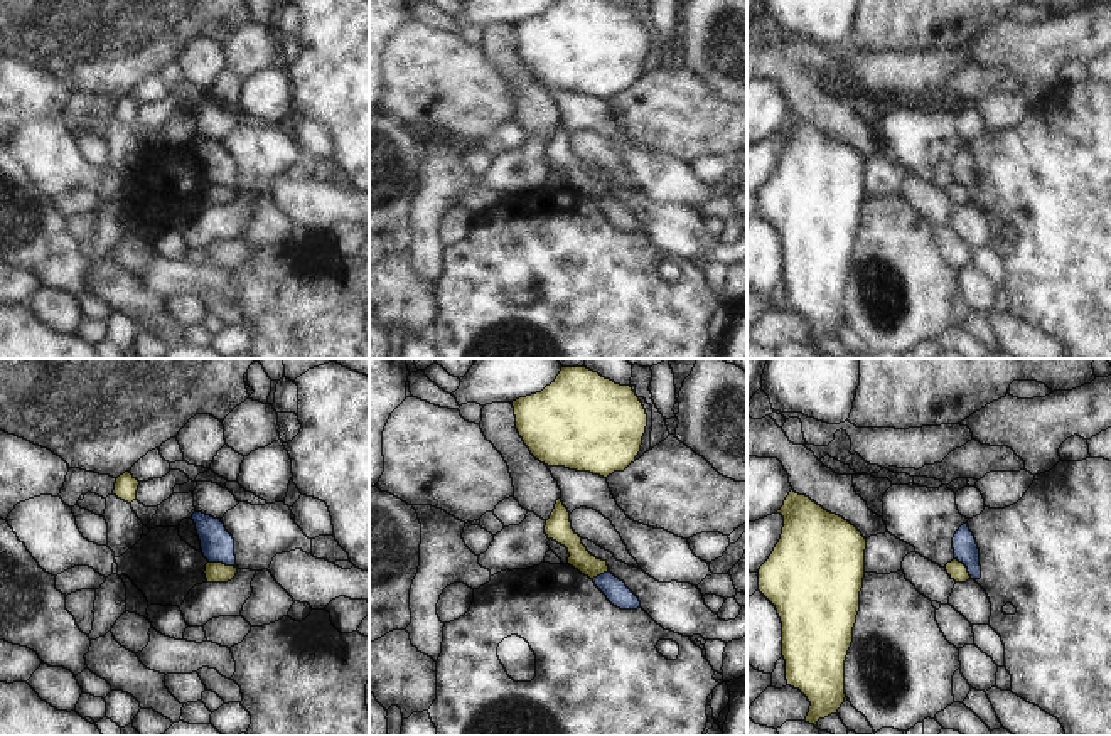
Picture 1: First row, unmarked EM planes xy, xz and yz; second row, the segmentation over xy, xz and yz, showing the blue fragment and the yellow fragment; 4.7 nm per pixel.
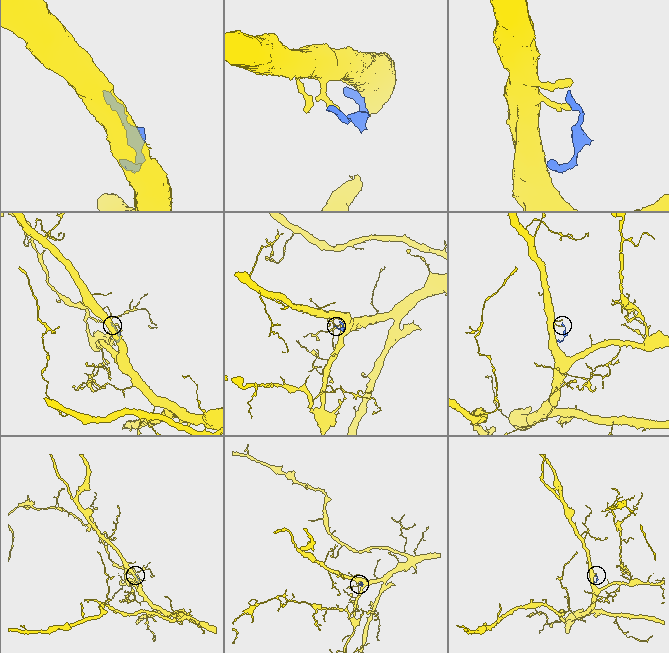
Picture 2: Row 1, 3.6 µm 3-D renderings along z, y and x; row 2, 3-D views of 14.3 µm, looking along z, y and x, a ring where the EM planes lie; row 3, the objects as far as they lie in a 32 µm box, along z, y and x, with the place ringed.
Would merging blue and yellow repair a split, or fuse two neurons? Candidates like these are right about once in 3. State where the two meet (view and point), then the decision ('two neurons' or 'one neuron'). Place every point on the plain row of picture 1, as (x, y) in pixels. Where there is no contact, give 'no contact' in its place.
xy (223, 186) | two neurons

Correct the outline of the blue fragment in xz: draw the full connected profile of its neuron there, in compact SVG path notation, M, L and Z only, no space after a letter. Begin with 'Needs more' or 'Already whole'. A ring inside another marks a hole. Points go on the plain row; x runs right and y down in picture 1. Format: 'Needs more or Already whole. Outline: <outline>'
Already whole. Outline: M604 195L593 200L595 209L607 219L607 222L620 232L641 231L639 221L625 209L624 204L612 195Z

